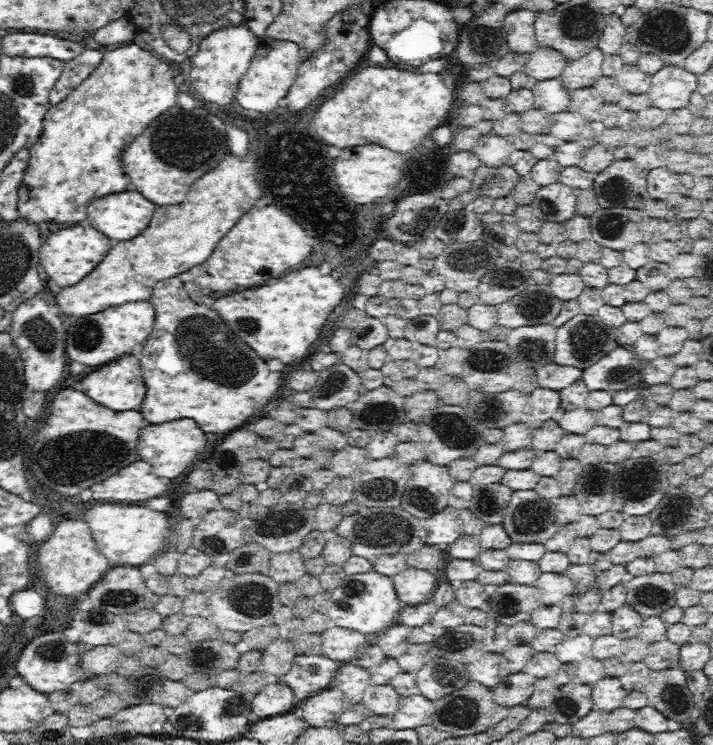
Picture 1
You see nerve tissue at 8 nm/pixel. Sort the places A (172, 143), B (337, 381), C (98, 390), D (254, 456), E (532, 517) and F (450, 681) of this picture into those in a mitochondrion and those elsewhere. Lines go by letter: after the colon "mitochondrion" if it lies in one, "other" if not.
A: mitochondrion
B: mitochondrion
C: other
D: other
E: mitochondrion
F: mitochondrion

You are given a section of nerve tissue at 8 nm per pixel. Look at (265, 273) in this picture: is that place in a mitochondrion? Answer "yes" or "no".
no

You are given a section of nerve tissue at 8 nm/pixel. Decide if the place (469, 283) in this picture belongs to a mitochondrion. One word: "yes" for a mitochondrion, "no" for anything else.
no

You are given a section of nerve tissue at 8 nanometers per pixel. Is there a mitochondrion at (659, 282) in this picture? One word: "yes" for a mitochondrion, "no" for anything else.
no

